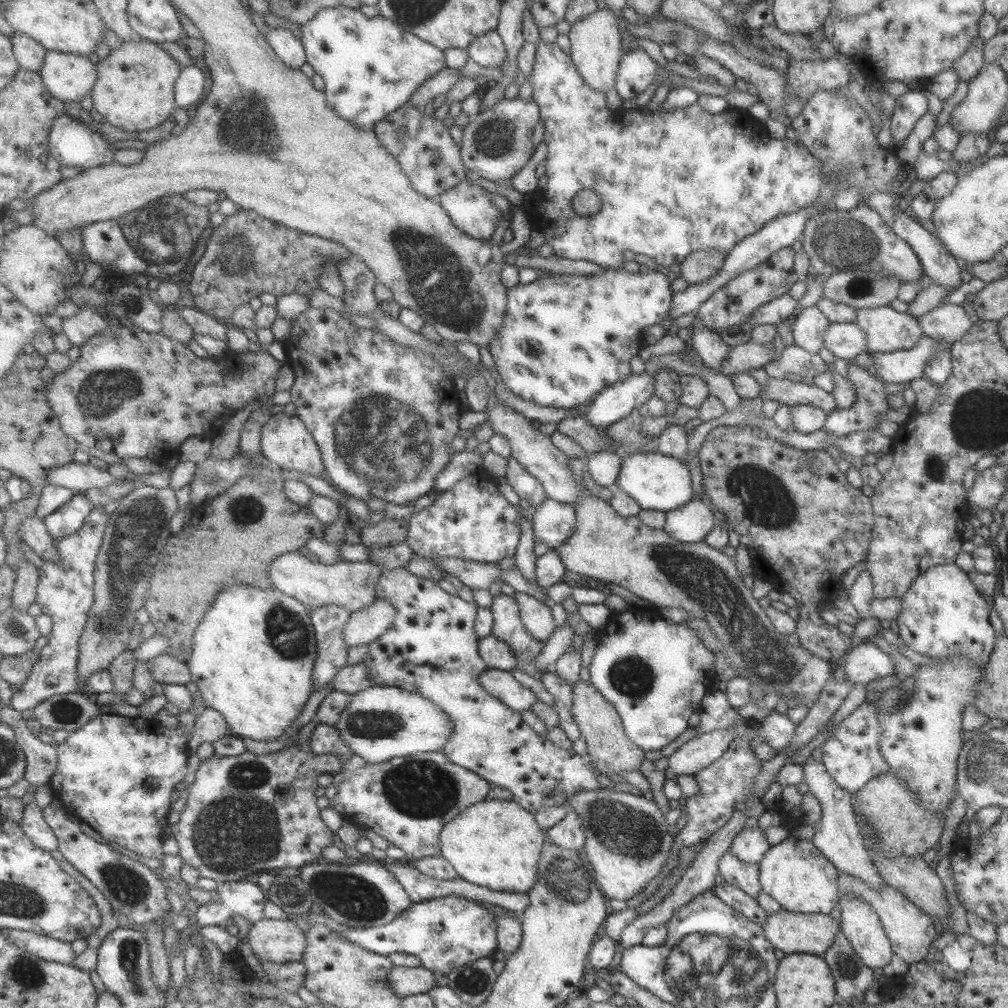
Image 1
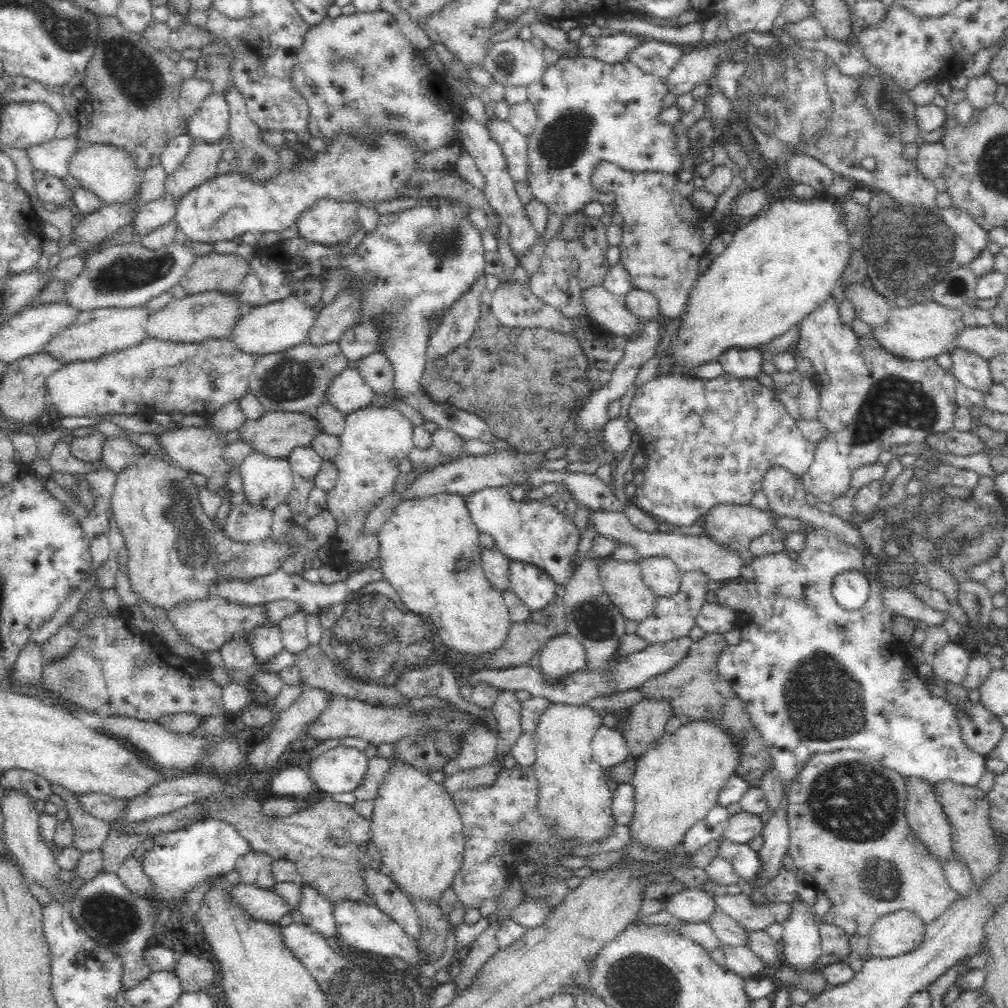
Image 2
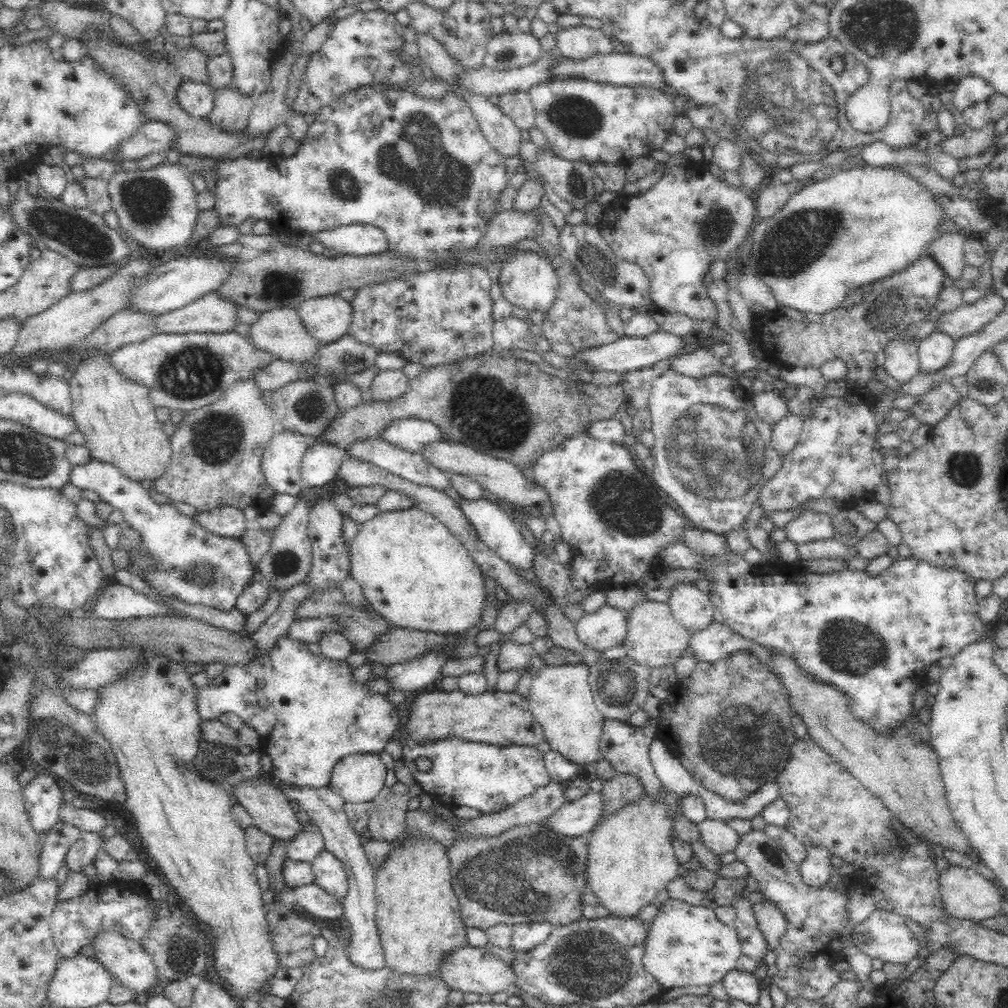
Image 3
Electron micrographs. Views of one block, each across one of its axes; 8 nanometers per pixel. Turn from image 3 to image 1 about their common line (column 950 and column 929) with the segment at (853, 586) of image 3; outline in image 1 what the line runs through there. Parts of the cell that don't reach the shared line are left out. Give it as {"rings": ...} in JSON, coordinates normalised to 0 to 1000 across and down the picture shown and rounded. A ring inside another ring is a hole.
{"rings":[[[946,558],[922,563],[906,575],[900,588],[894,592],[894,605],[889,614],[891,631],[896,640],[901,641],[903,645],[924,654],[936,655],[939,651],[953,649],[961,653],[963,659],[977,660],[988,637],[988,631],[980,615],[983,598],[983,594],[975,592],[967,584],[959,568]]]}

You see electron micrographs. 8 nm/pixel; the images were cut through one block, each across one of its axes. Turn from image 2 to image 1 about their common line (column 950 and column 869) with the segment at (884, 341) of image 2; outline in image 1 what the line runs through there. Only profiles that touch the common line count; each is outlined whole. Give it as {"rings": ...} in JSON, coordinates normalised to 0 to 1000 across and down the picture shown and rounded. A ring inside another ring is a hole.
{"rings":[[[881,302],[868,306],[849,307],[847,319],[858,330],[860,349],[886,349],[906,345],[915,334],[914,324],[910,316],[903,312],[891,310]]]}

